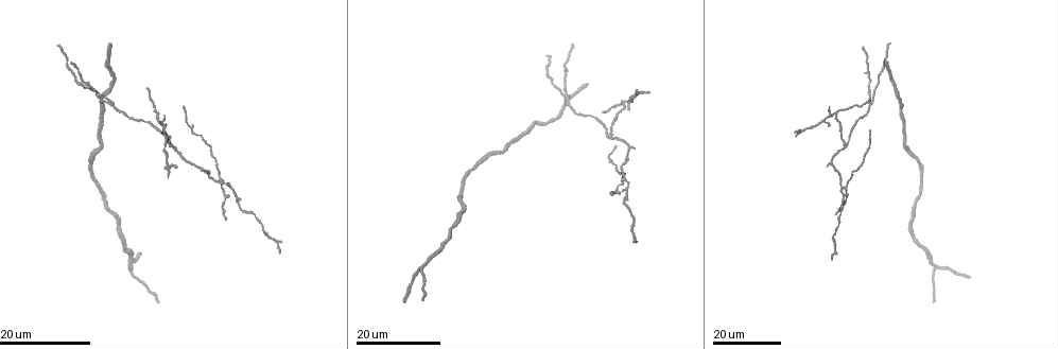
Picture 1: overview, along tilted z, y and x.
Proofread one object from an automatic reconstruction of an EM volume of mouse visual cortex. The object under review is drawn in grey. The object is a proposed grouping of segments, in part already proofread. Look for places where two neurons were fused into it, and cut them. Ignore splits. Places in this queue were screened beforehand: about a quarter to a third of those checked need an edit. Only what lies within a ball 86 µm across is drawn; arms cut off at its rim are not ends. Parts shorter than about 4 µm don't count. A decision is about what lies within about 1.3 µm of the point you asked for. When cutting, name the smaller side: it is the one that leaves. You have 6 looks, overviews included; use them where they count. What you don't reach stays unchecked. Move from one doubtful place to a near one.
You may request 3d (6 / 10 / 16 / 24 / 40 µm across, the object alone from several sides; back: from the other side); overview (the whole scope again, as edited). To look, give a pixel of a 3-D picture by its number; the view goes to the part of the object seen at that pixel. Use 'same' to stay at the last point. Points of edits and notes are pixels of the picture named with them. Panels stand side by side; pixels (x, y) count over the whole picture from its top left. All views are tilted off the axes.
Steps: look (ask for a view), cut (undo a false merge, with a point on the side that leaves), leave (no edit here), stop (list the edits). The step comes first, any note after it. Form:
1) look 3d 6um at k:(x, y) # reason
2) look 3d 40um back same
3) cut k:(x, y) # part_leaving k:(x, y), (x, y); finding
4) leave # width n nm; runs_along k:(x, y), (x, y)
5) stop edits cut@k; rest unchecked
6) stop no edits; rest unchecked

look 3d 16um at 1:(890, 80)

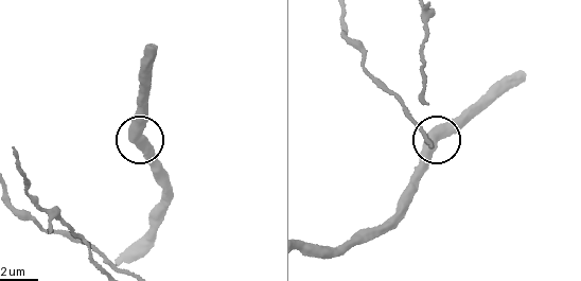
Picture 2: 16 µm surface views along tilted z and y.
look 3d 10um at 2:(431, 136)

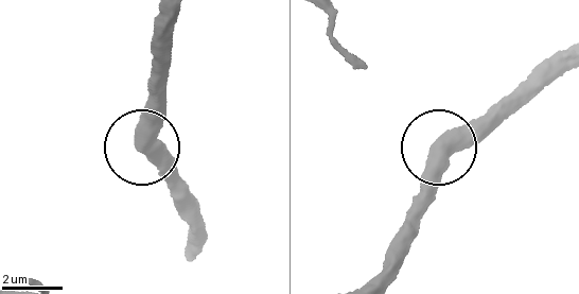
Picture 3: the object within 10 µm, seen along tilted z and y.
look 3d 6um at 3:(439, 147) # zoom in

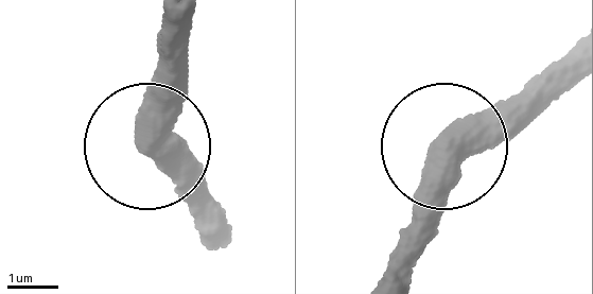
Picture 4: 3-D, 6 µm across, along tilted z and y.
leave # side_arm 8 um; all the same neuron

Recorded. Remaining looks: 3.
look 3d 16um at 1:(843, 144) # a fork

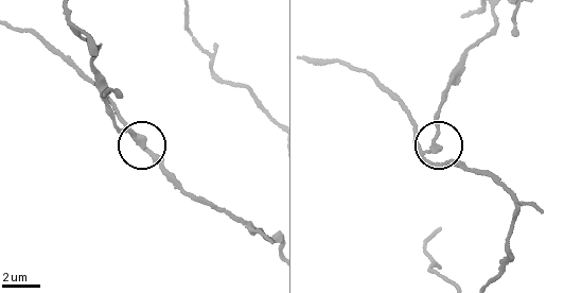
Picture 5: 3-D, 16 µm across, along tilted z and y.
look 3d 6um at 5:(436, 149) # closer look

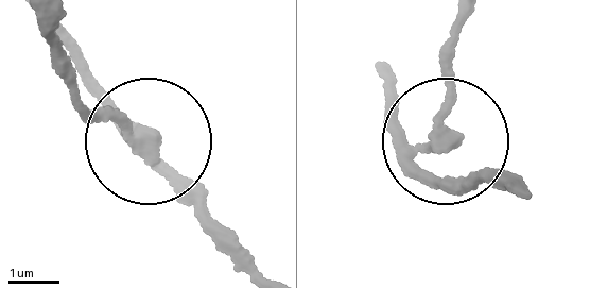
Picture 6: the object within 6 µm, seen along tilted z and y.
cut 6:(96, 119) # arms 3; two neurons meet here

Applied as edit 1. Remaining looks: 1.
stop edits cut@6; rest unchecked

